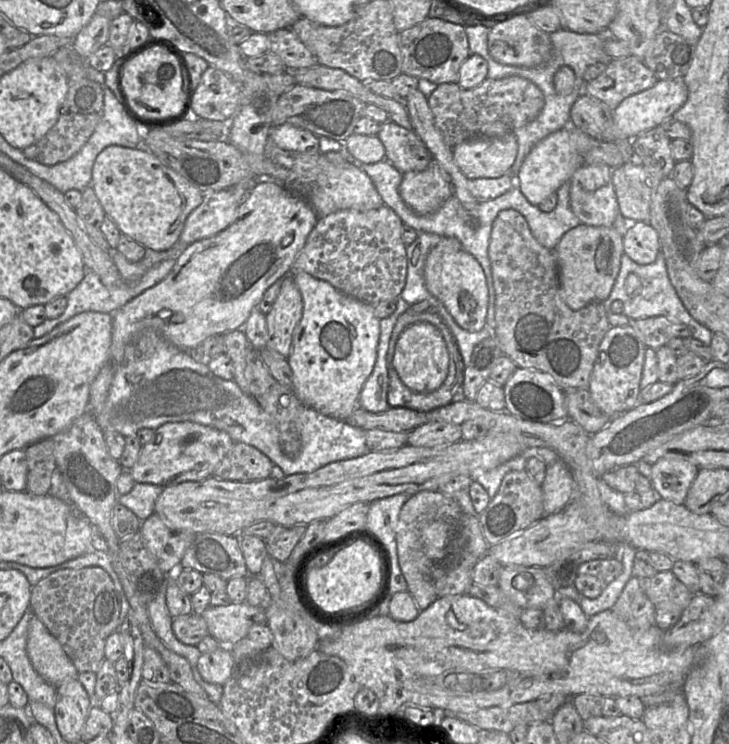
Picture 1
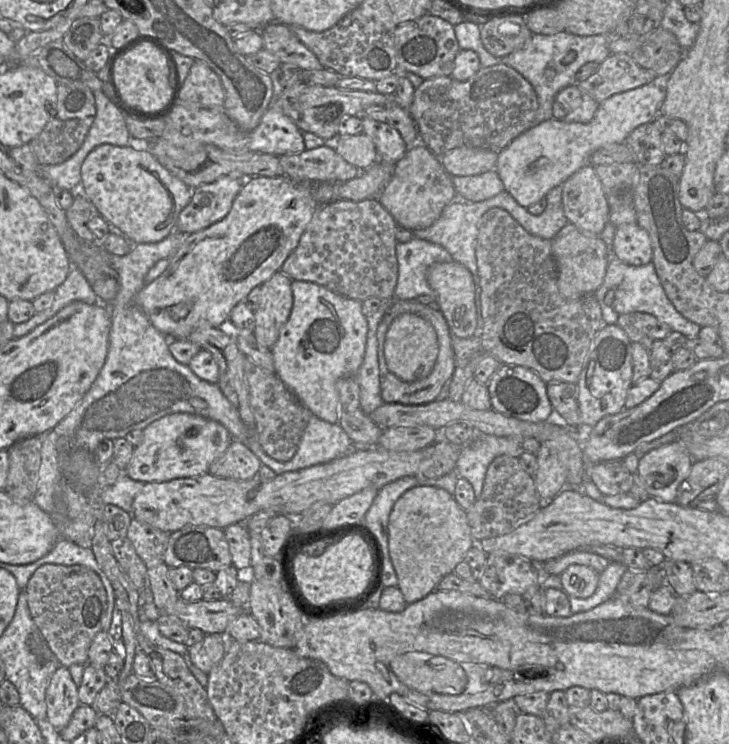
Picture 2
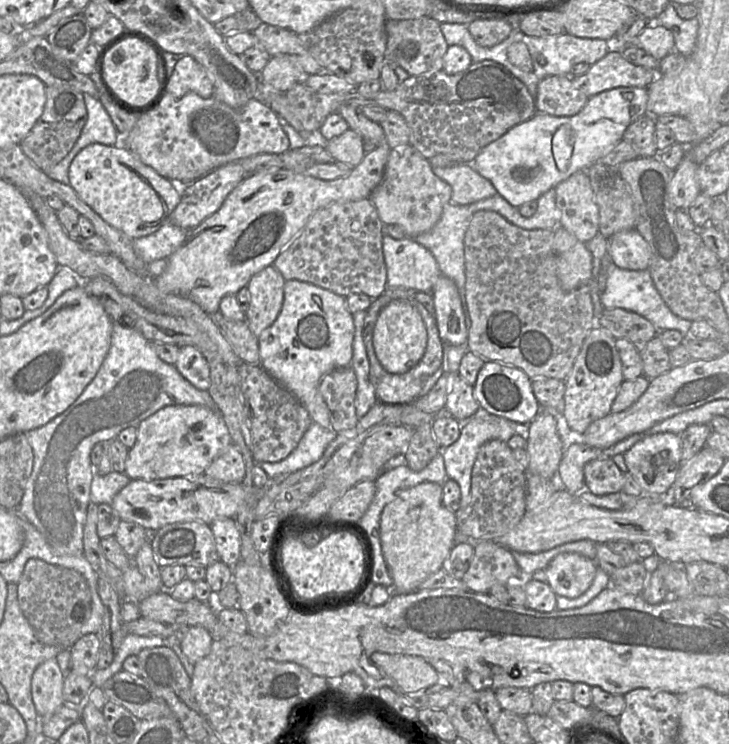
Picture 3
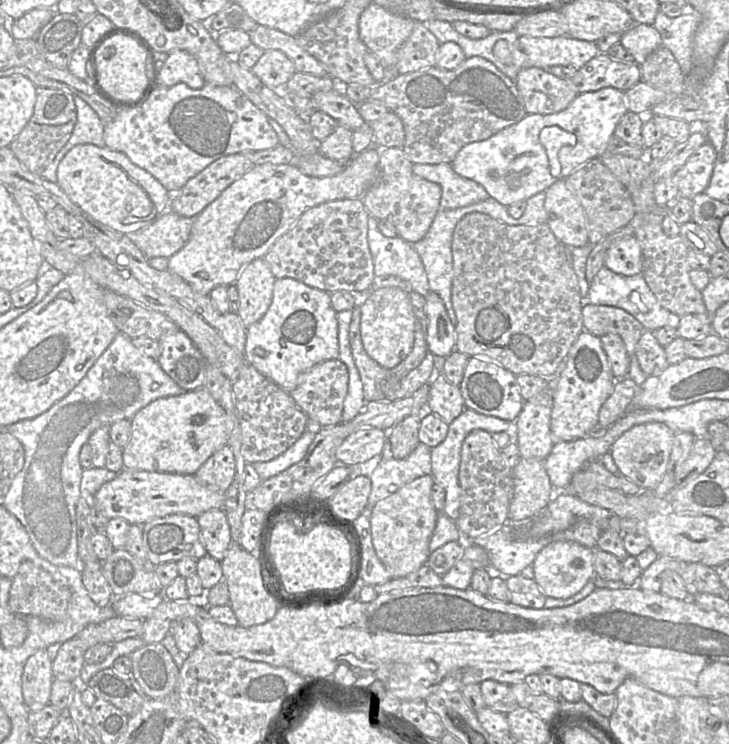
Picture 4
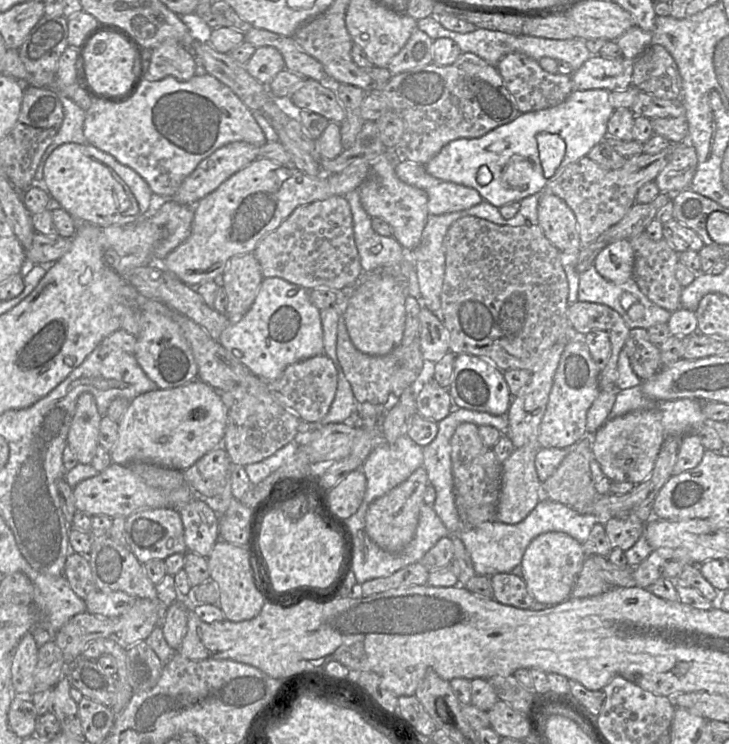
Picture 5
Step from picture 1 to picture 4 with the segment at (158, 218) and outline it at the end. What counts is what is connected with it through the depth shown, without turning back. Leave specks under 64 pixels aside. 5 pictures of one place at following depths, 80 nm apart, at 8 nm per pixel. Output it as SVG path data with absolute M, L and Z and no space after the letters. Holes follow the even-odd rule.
M93 144L76 145L57 167L57 182L73 203L110 229L130 234L149 226L170 206L172 194L123 153Z

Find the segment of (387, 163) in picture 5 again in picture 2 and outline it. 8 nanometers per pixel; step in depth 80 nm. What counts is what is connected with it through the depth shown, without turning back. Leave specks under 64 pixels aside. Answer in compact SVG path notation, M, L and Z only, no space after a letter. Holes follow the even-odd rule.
M419 142L411 146L405 156L394 165L393 174L377 201L391 214L397 225L413 232L431 226L456 196L452 175L445 170L439 158Z

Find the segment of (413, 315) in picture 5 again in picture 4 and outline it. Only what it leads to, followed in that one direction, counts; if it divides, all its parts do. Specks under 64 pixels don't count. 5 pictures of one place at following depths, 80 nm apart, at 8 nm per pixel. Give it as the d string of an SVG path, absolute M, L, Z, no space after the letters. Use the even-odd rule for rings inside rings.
M416 292L409 295L413 312L415 315L415 338L410 354L392 370L387 370L373 360L365 351L360 335L360 315L358 310L353 310L352 321L349 328L349 343L353 360L358 369L362 384L364 397L369 401L392 401L407 398L415 391L427 384L435 367L435 356L429 352L426 342L427 317L425 314L426 298Z

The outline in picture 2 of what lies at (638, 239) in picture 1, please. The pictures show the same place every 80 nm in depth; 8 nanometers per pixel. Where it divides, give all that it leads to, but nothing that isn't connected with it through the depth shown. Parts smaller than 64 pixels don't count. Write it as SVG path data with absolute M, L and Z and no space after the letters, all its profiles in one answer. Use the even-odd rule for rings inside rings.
M637 223L617 227L612 241L612 256L633 266L649 264L653 257L649 234Z

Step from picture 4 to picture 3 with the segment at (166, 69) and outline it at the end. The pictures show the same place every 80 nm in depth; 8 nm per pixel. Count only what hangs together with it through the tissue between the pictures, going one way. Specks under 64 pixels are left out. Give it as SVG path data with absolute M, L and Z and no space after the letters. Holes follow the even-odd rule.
M179 56L167 81L167 96L174 100L182 98L187 93L194 93L204 99L213 97L213 84L204 67L191 56Z

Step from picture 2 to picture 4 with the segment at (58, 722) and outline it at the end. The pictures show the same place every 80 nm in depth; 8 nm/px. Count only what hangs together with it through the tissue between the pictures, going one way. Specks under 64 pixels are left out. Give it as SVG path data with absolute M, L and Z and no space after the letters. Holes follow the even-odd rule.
M51 645L46 650L36 652L26 661L22 675L22 691L29 707L49 703L55 683L53 660L58 650L58 645Z

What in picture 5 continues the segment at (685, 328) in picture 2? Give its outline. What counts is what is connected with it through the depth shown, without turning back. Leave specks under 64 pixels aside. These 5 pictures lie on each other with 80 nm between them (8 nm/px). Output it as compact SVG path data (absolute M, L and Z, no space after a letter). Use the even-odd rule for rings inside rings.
M592 266L579 274L577 298L582 302L604 304L617 311L628 327L648 329L656 324L667 324L671 312L650 301L639 289L633 278L622 284L615 284L602 277Z

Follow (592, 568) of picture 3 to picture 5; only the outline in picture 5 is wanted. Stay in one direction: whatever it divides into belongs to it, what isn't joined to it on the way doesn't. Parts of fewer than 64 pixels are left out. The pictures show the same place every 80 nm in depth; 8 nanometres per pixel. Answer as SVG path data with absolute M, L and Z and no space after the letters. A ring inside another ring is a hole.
M566 533L540 534L526 548L519 565L529 594L536 602L546 605L556 605L570 598L575 580L587 556L582 545Z

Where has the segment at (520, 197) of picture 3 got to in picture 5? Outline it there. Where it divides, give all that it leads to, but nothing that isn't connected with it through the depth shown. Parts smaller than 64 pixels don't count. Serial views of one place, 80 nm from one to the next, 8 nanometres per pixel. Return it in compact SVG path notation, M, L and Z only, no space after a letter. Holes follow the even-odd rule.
M604 89L574 90L564 102L557 106L539 111L521 113L513 121L499 126L479 138L459 138L451 141L446 146L444 146L436 156L434 156L428 163L424 165L425 170L428 174L435 178L448 182L453 182L477 190L485 201L496 206L497 208L511 202L520 202L522 199L528 196L543 192L546 184L550 180L554 180L555 178L557 178L563 172L567 165L577 161L582 157L587 157L588 152L596 144L605 139L605 137L607 136L608 120L615 110L615 108L610 103L609 96L610 92Z

